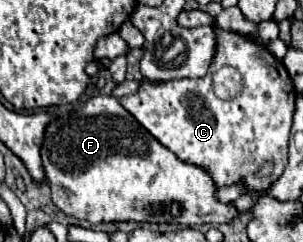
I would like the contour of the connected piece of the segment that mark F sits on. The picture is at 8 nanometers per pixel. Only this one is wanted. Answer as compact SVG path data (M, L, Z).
M95 96L83 108L61 114L47 126L43 146L43 168L51 186L55 206L79 220L89 222L169 222L179 226L225 224L239 216L233 204L217 200L217 184L201 166L179 160L159 140L155 140L115 96Z

